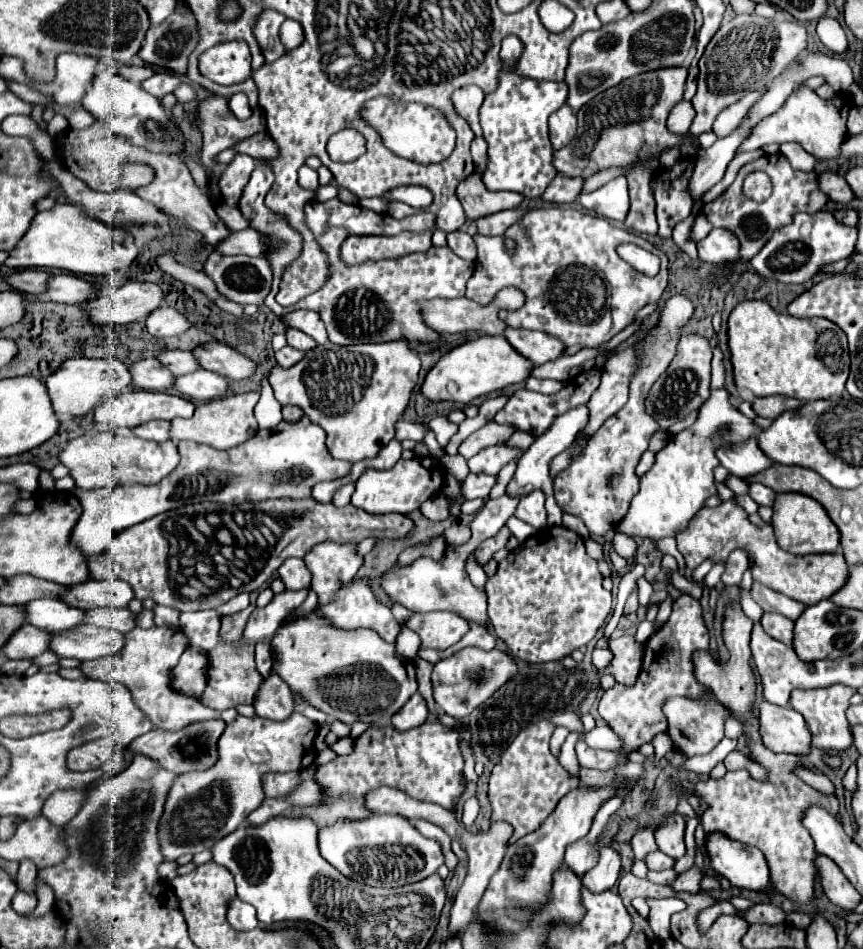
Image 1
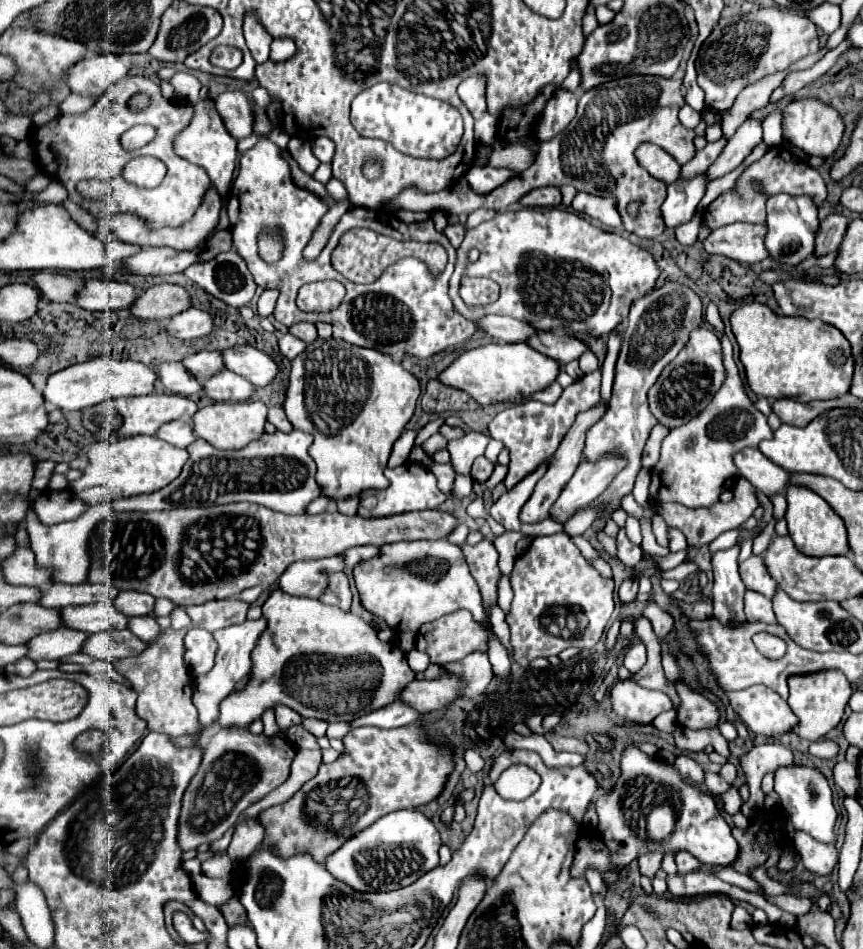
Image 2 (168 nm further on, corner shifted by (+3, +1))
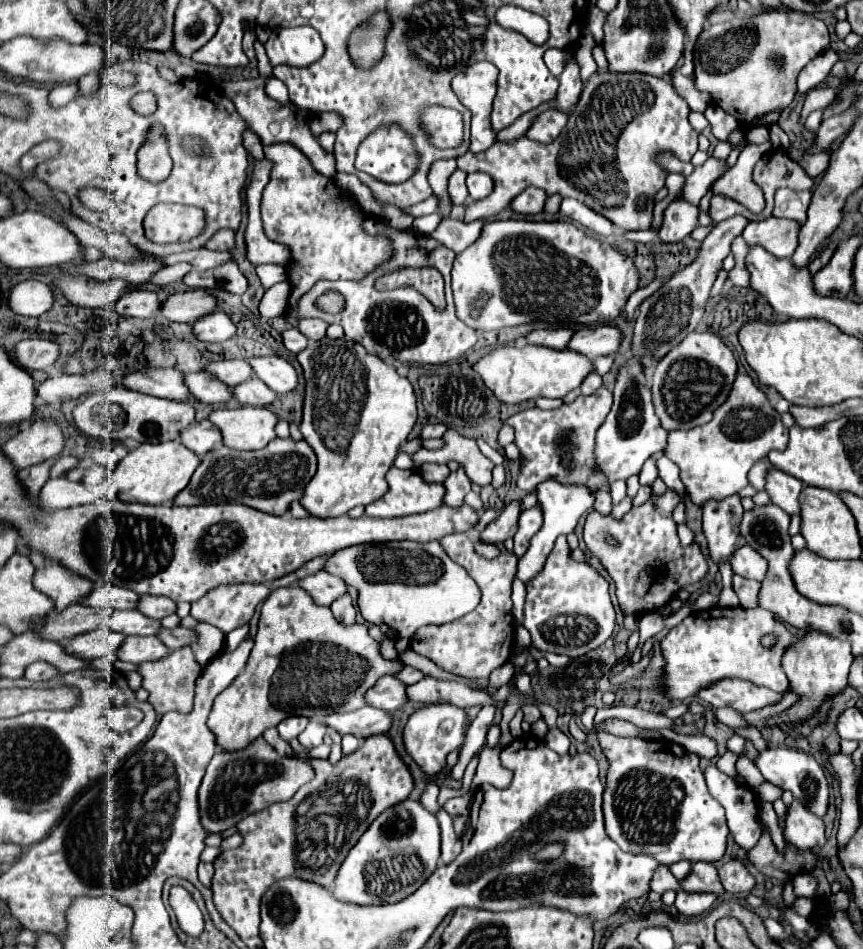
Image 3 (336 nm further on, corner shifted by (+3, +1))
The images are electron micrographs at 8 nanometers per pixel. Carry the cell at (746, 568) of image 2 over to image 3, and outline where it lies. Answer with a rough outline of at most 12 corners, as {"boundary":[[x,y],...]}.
{"boundary":[[750,545],[734,553],[736,575],[764,581],[768,561]]}

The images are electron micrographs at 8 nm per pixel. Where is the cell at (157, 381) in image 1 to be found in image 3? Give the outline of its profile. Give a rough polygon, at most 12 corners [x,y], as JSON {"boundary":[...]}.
{"boundary":[[206,371],[184,373],[192,397],[224,403],[230,387]]}

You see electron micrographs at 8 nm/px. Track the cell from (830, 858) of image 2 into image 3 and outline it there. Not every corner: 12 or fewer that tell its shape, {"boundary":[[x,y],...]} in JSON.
{"boundary":[[798,801],[784,835],[802,851],[824,847],[824,823]]}

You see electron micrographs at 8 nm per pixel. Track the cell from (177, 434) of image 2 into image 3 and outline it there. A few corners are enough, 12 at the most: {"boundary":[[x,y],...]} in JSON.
{"boundary":[[196,421],[180,431],[180,441],[196,455],[222,441],[218,427]]}

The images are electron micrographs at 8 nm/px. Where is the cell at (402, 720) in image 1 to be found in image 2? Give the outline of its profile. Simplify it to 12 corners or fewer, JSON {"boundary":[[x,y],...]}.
{"boundary":[[402,701],[376,709],[350,727],[394,729],[414,723],[418,713]]}

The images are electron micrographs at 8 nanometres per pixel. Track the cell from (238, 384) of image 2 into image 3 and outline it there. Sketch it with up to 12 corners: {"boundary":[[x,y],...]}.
{"boundary":[[258,377],[232,387],[240,405],[268,405],[276,393]]}

